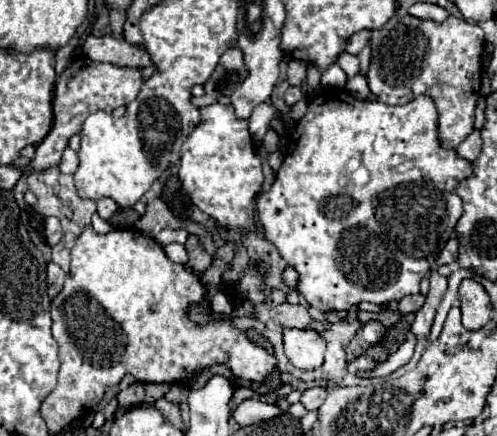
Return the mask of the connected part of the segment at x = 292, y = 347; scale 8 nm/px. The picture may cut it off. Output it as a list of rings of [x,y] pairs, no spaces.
[[[285,328],[285,354],[295,368],[315,370],[323,364],[325,340],[311,328]]]

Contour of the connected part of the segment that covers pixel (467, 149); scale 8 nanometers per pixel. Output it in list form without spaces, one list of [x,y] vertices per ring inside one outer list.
[[[473,130],[459,146],[457,146],[457,154],[465,160],[475,160],[477,154],[481,152],[481,134],[477,130]]]

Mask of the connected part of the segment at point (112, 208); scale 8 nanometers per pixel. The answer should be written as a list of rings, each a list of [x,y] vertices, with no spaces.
[[[101,198],[101,202],[97,202],[97,214],[103,220],[109,220],[115,212],[117,212],[117,204],[111,198]]]

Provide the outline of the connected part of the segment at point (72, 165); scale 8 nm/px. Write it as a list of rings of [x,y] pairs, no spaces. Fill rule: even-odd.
[[[67,148],[67,150],[63,152],[63,158],[61,158],[61,162],[59,162],[59,170],[61,170],[63,174],[73,174],[73,172],[77,170],[77,154],[75,154],[71,148]]]

